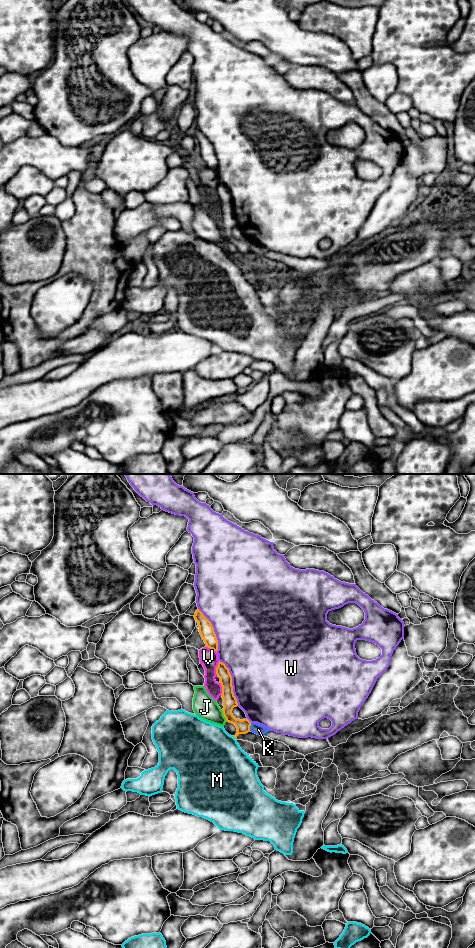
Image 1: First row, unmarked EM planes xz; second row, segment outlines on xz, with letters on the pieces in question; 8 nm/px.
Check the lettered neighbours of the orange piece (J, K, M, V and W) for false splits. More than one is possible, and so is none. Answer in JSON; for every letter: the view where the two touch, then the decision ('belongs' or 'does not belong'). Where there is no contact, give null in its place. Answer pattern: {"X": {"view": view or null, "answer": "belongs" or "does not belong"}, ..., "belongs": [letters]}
{"J": {"view": "xz", "answer": "does not belong"}, "K": {"view": "xz", "answer": "does not belong"}, "M": {"view": "xz", "answer": "does not belong"}, "V": {"view": "xz", "answer": "does not belong"}, "W": {"view": "xz", "answer": "does not belong"}, "belongs": []}

